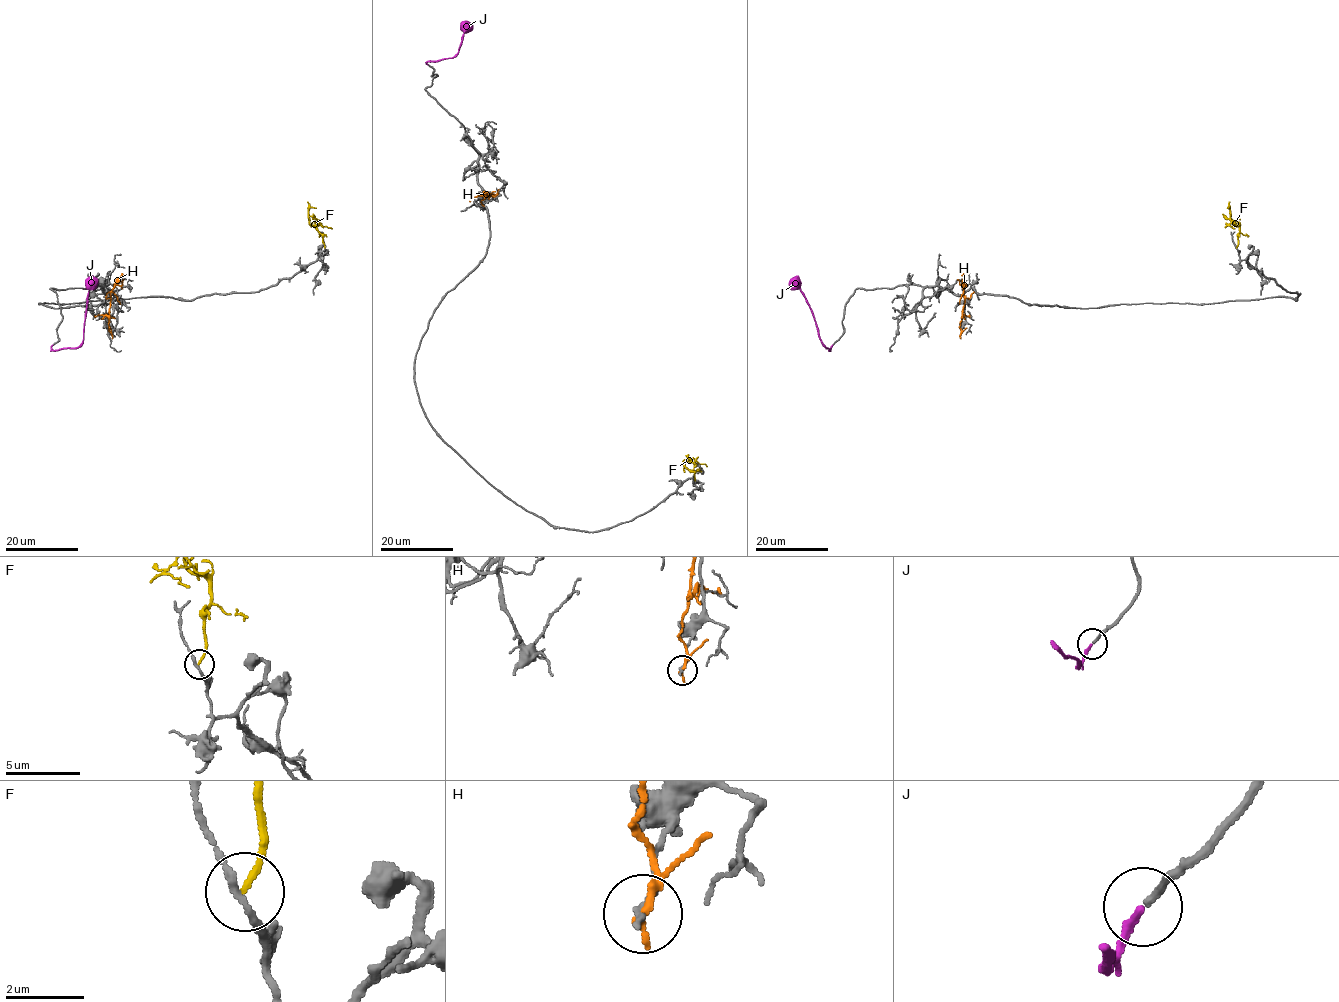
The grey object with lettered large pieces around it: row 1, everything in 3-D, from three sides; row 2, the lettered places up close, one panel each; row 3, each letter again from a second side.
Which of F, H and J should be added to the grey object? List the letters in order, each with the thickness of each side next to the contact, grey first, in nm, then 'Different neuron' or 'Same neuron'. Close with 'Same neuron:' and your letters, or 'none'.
F: Thickness 180 nm (grey) against 140 nm. Different neuron
H: Thickness 150 nm (grey) against 160 nm. Different neuron
J: Thickness 160 nm (grey) against 200 nm. Same neuron
Same neuron: J

